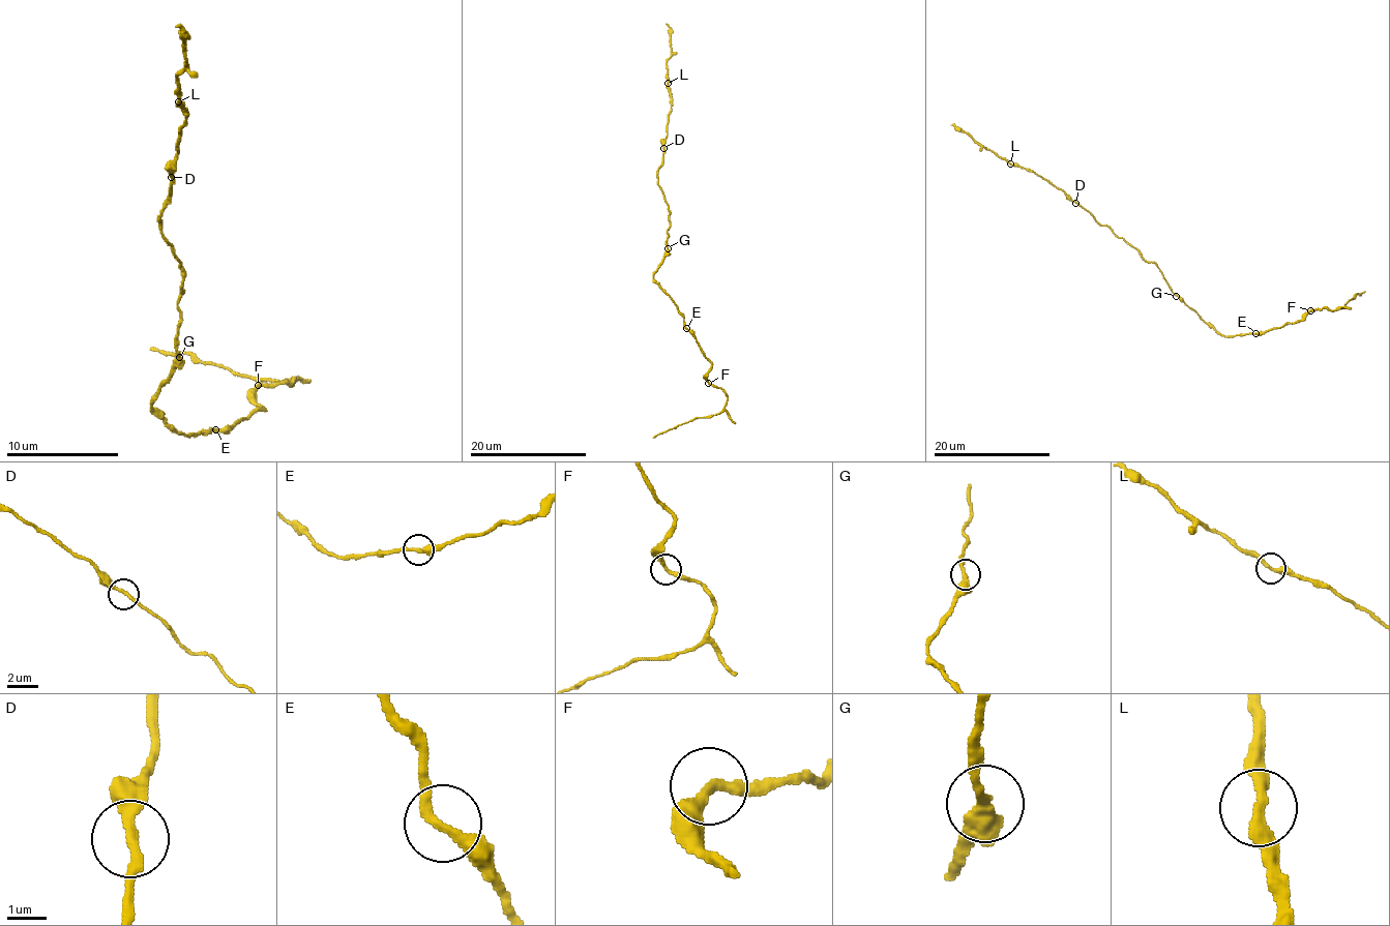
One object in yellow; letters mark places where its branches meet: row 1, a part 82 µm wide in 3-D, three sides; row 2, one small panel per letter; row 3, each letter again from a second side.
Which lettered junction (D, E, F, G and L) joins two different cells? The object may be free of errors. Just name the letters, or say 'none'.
L

